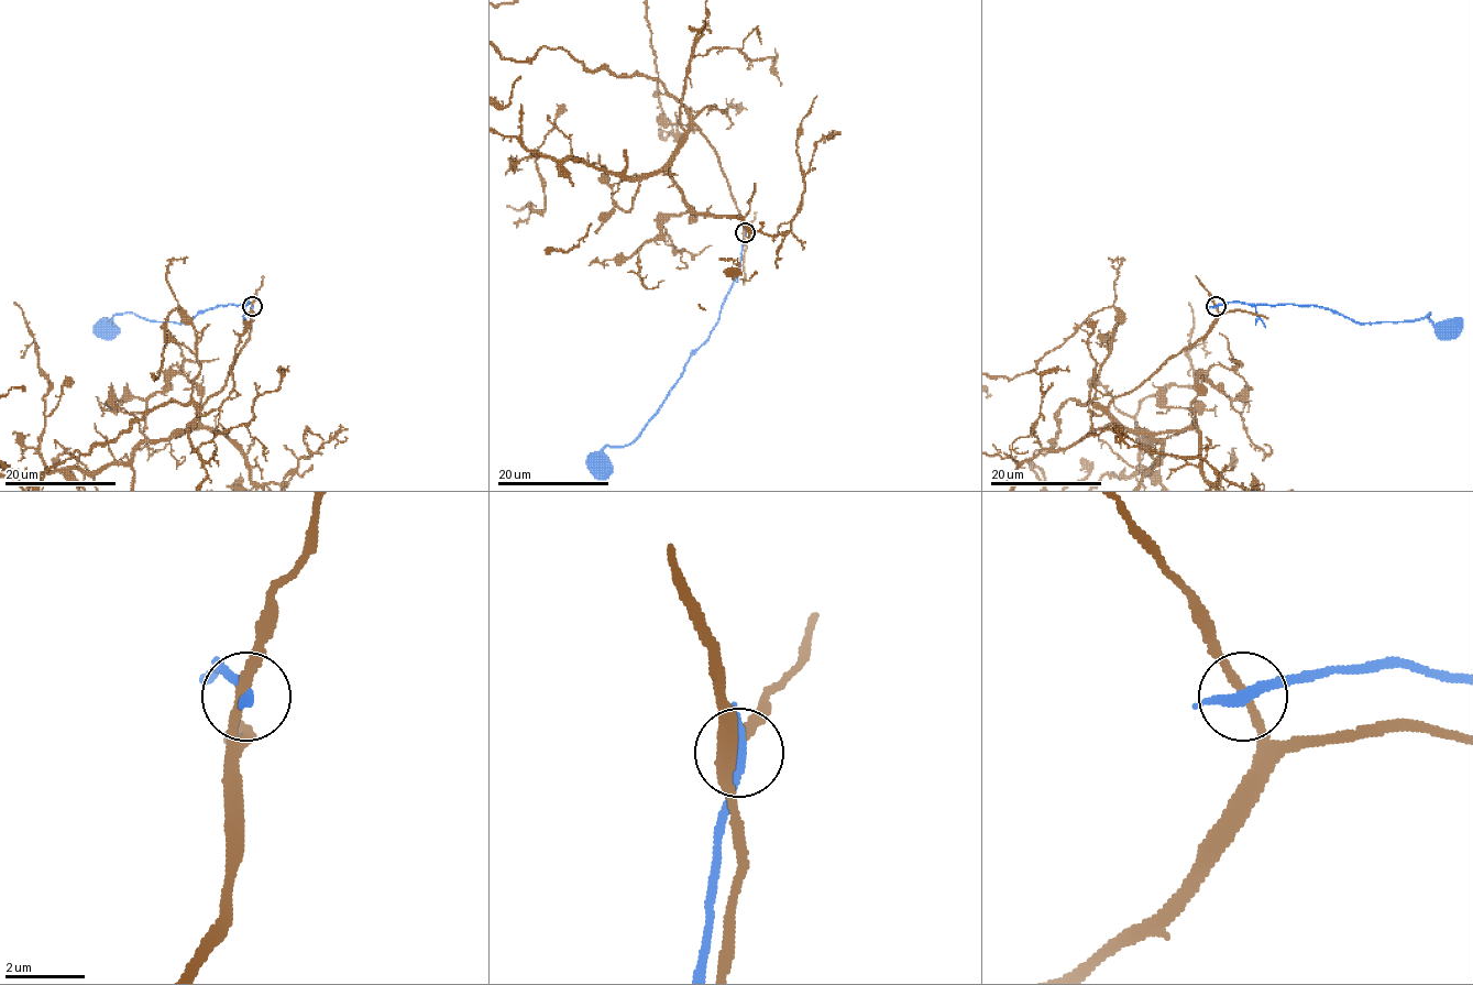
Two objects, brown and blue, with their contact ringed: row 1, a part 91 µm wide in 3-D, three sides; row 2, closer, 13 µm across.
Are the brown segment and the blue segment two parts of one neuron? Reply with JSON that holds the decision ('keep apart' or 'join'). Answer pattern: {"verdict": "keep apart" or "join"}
{"verdict": "keep apart"}

